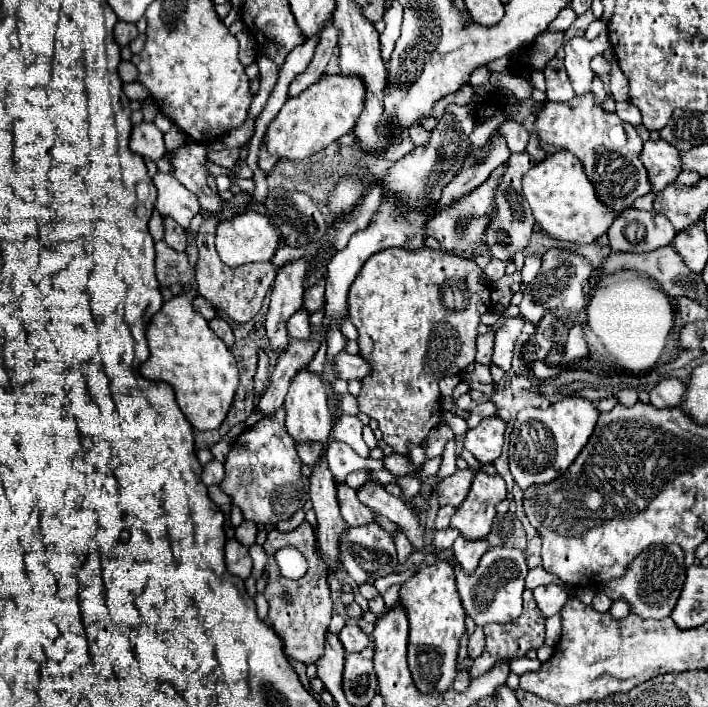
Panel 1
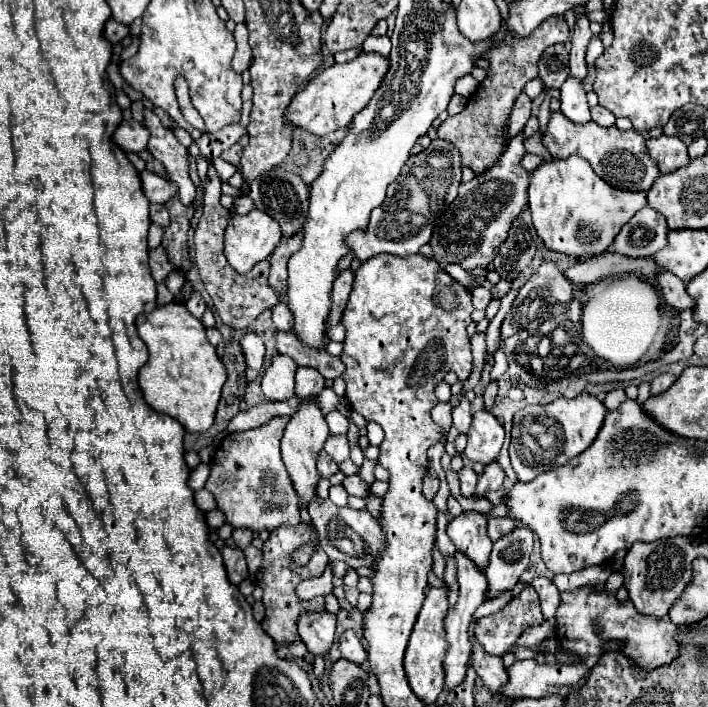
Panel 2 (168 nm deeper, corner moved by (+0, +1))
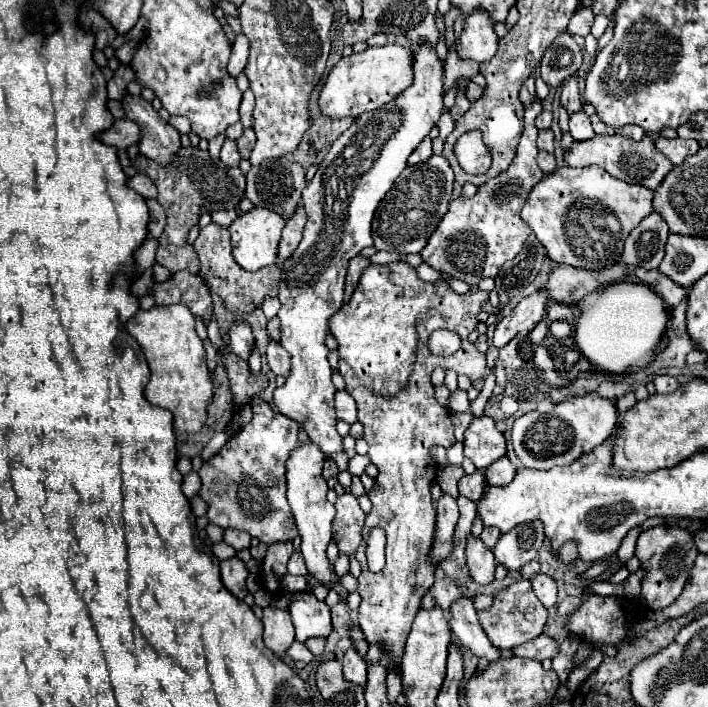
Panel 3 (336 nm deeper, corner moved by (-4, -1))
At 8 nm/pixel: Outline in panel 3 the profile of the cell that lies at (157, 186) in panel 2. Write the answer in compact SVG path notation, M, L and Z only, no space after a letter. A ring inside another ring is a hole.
M135 174L135 176L127 178L127 186L131 190L135 190L137 194L141 194L143 198L155 198L157 196L157 188L153 186L151 178L147 178L143 174Z

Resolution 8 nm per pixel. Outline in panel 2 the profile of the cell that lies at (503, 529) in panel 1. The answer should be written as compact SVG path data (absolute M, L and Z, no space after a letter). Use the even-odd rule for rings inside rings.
M489 518L489 536L491 540L499 540L517 528L517 520L511 518Z

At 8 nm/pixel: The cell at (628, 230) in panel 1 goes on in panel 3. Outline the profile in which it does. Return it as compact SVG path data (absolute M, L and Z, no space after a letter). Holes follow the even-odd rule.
M653 212L649 214L627 238L623 250L623 262L629 266L641 266L645 270L653 270L661 264L665 256L665 242L669 236L669 228L665 220Z

